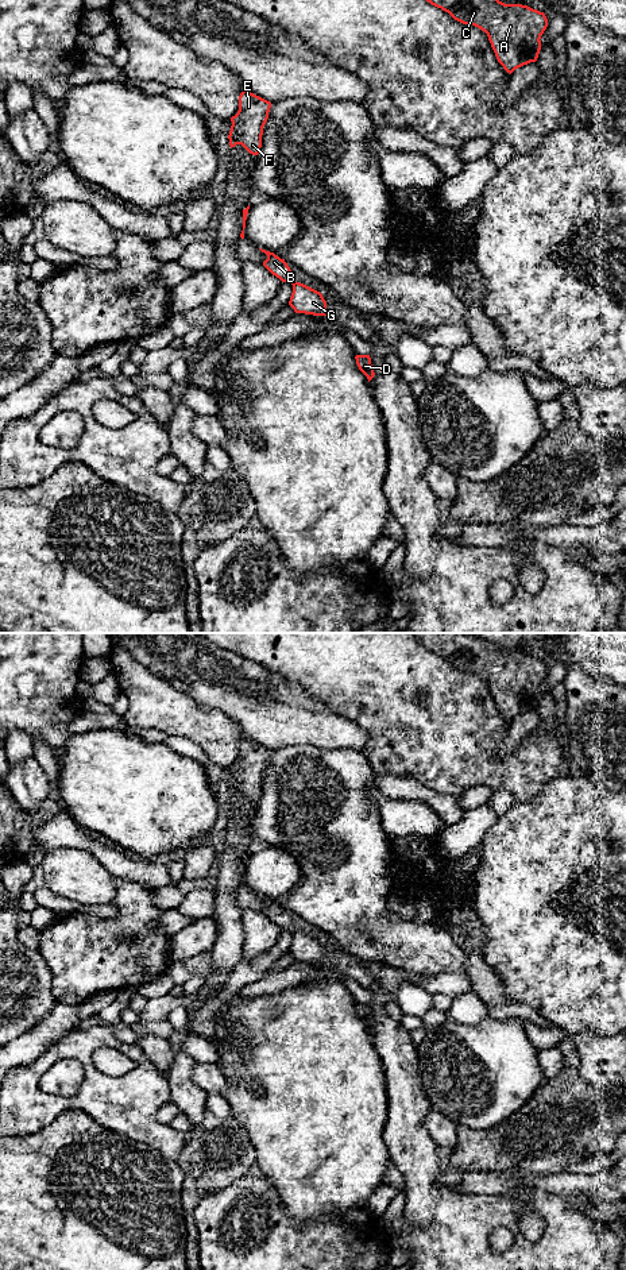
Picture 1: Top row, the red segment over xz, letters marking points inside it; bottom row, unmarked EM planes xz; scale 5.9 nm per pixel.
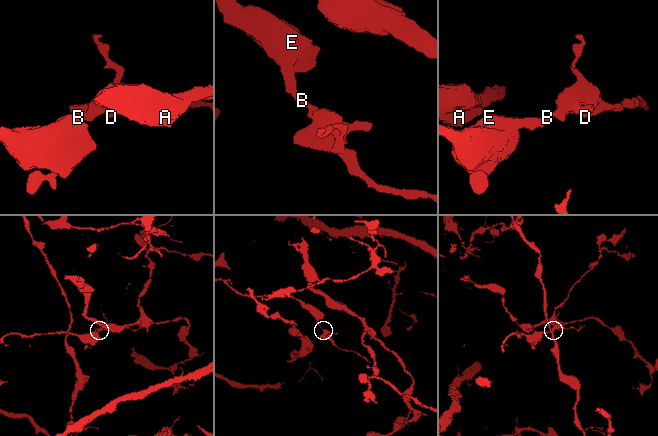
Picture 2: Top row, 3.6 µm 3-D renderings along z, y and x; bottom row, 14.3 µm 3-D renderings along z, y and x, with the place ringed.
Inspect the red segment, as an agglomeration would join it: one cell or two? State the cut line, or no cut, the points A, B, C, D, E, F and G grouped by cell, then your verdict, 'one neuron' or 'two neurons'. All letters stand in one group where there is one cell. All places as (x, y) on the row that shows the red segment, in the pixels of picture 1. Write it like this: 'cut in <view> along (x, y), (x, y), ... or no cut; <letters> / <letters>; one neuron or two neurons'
no cut; A B C D E F G; one neuron

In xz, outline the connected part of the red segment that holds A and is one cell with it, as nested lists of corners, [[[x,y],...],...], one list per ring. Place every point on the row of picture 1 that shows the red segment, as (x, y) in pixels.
[[[426,0],[455,20],[471,24],[488,36],[498,62],[507,73],[536,62],[541,35],[548,27],[544,12],[499,0]]]

